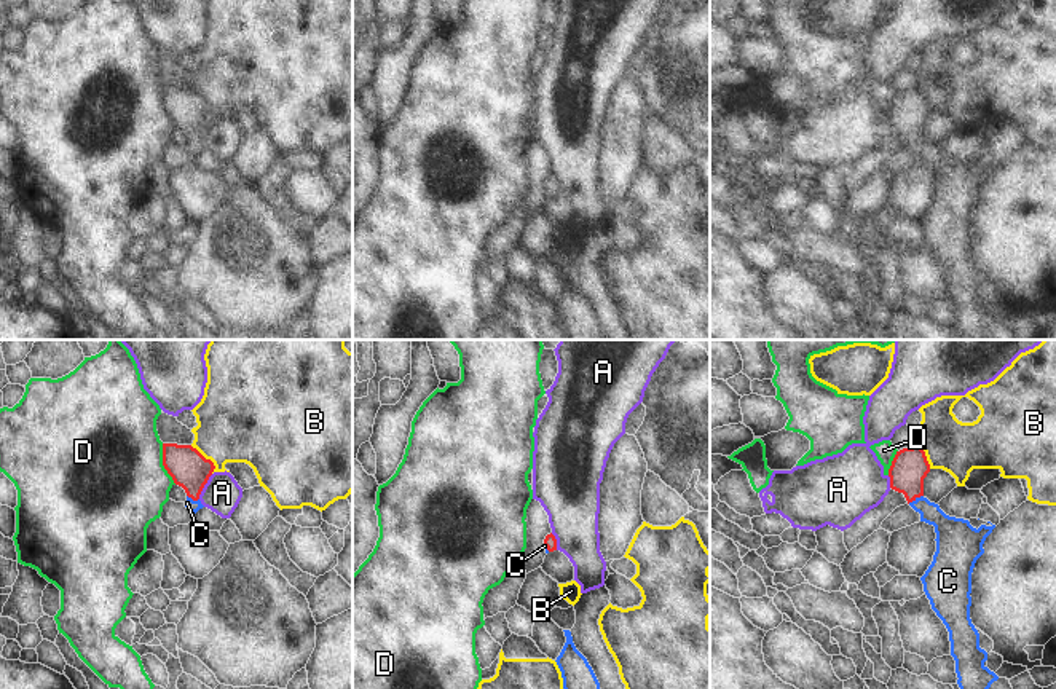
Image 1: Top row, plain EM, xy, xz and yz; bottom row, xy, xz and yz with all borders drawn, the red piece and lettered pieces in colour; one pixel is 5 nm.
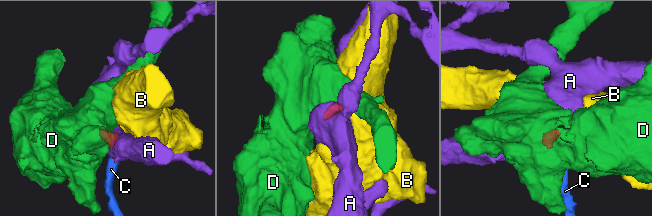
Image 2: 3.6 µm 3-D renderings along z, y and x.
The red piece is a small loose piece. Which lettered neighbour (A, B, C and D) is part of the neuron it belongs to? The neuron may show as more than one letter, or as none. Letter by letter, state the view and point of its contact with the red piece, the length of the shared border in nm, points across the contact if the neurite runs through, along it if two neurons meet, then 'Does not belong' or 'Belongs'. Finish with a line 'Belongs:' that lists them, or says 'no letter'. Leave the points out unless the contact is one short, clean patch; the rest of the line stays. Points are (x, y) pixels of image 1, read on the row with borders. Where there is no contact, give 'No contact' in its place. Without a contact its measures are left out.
A: Touches red at xy (203, 487). Shared border 150 nm. Boundary: xy (212, 474), (198, 498). Does not belong
B: Touches red at xy (204, 458). Shared border 180 nm. Boundary: xy (190, 445), (212, 463), (212, 472). Does not belong
C: Touches red at yz (914, 498). Shared border 90 nm. Path across: yz (910, 466), (914, 498), (951, 531). Belongs
D: Touches red at xy (163, 464). Shared border 220 nm. Boundary: xy (161, 444), (161, 464), (176, 484). Does not belong
Belongs: C

